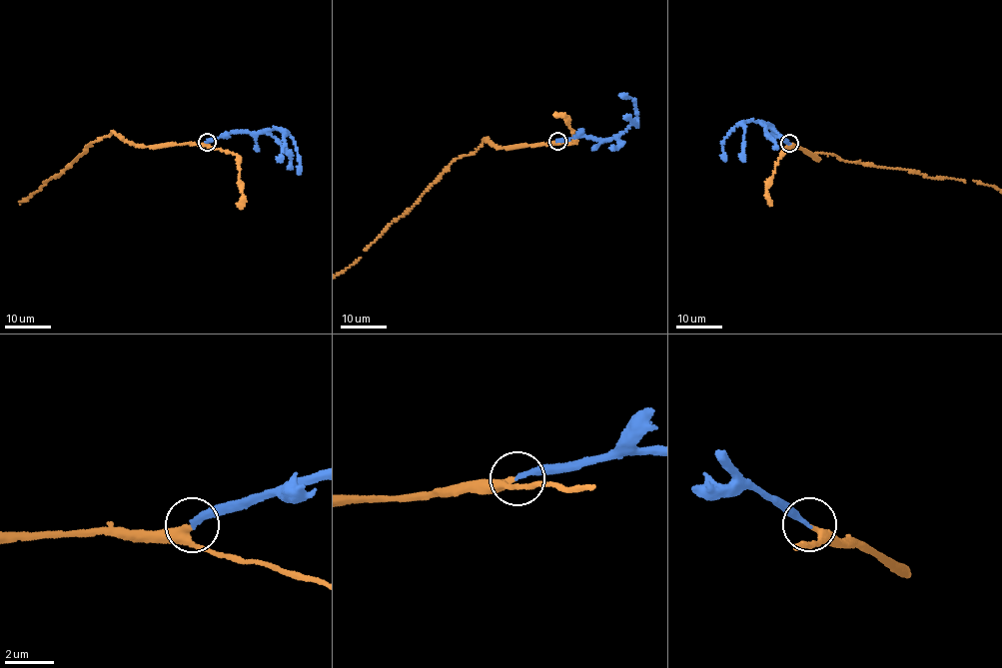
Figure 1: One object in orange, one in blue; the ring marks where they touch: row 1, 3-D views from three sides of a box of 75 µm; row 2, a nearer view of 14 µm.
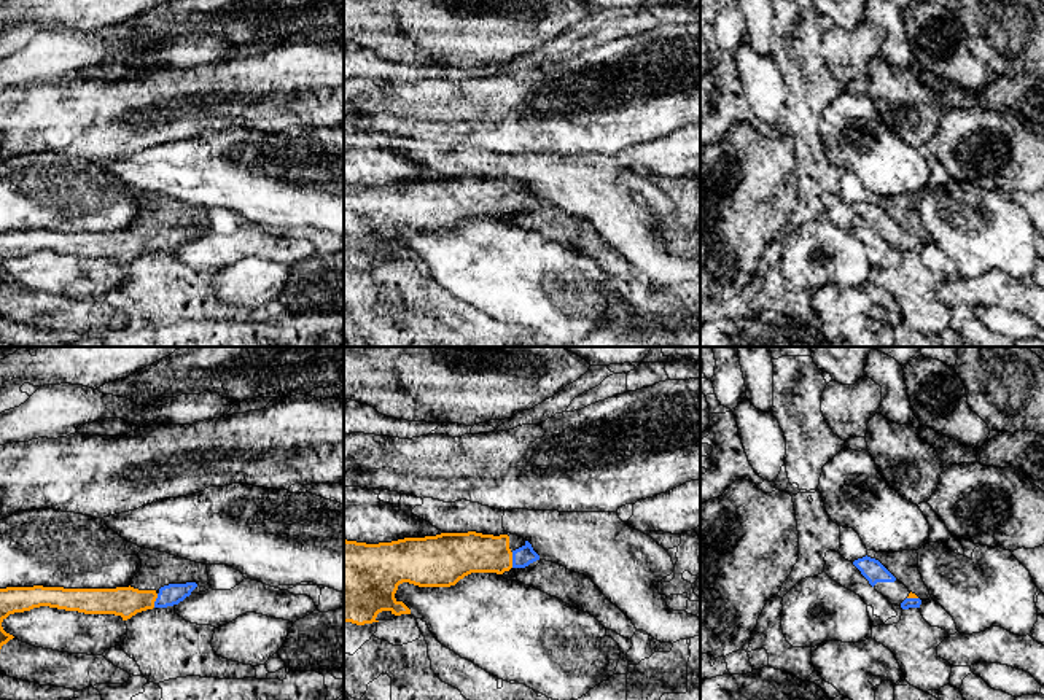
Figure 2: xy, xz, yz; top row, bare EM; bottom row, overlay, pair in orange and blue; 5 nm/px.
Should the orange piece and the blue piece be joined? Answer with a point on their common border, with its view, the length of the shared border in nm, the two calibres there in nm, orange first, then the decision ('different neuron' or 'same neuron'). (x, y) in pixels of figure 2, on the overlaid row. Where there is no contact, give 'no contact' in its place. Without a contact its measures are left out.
meets orange in xz at (511, 560); contact 80 nm long; 200 nm thick on the orange side, 100 nm on the other; same neuron

